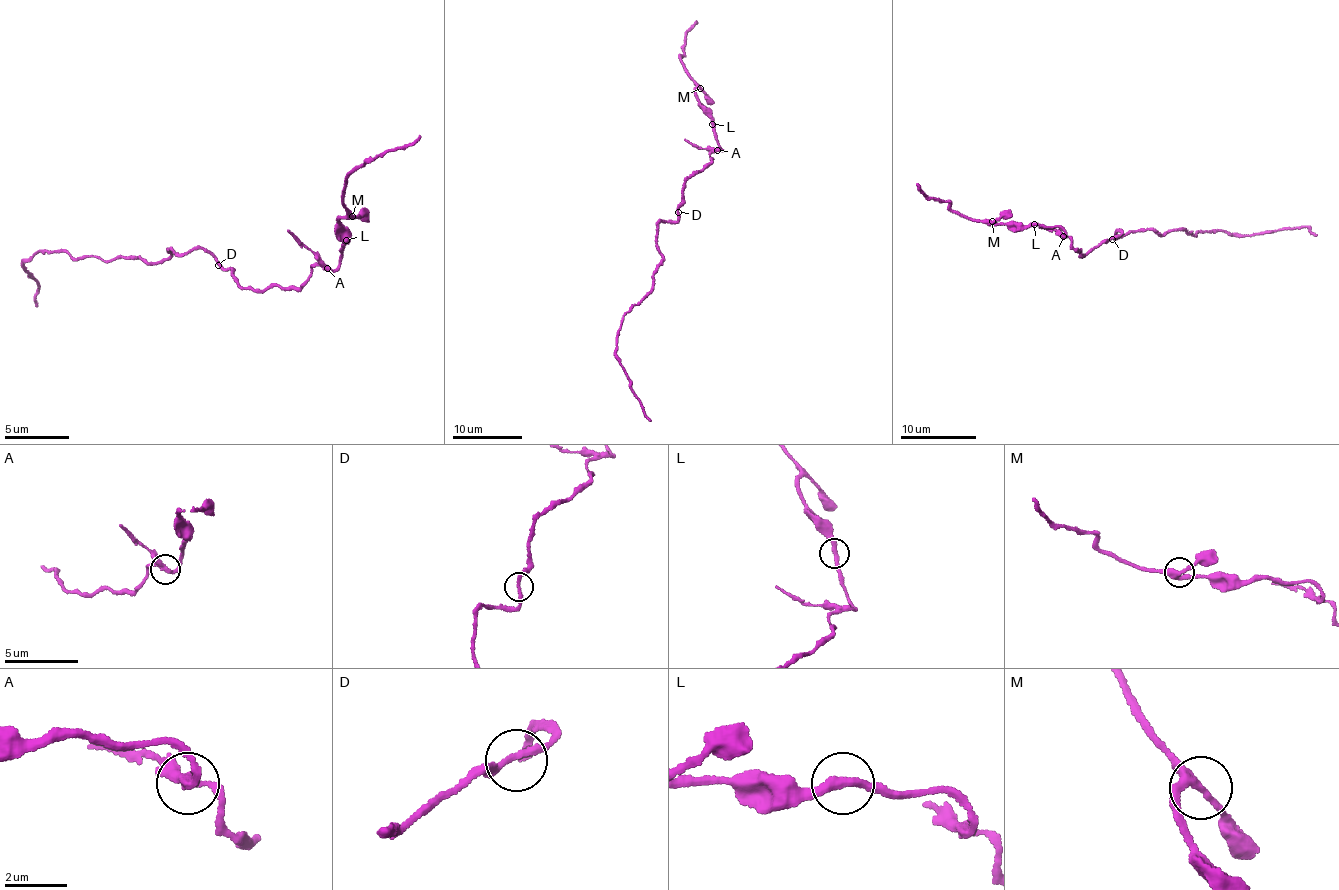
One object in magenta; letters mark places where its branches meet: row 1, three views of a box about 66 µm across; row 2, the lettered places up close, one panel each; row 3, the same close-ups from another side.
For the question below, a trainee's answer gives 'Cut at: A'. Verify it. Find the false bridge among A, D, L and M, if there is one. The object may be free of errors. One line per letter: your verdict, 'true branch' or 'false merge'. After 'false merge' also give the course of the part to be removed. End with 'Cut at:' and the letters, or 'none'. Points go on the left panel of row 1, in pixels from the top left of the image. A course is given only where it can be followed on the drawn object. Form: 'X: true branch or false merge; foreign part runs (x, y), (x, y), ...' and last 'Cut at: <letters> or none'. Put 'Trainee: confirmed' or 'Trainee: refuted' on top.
Trainee: confirmed
A: false merge; foreign part runs (327, 270), (286, 230)
D: true branch
L: true branch
M: true branch
Cut at: A

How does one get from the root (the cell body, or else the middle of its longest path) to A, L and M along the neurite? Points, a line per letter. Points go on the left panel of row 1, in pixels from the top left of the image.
A: (220, 261), (234, 273), (237, 283), (257, 291), (270, 287), (299, 286), (308, 279), (313, 267), (327, 270)
L: (220, 261), (246, 289), (299, 286), (313, 267), (333, 270), (337, 267), (346, 240)
M: (220, 261), (246, 289), (299, 286), (313, 267), (337, 267), (350, 239), (338, 219), (352, 216)

